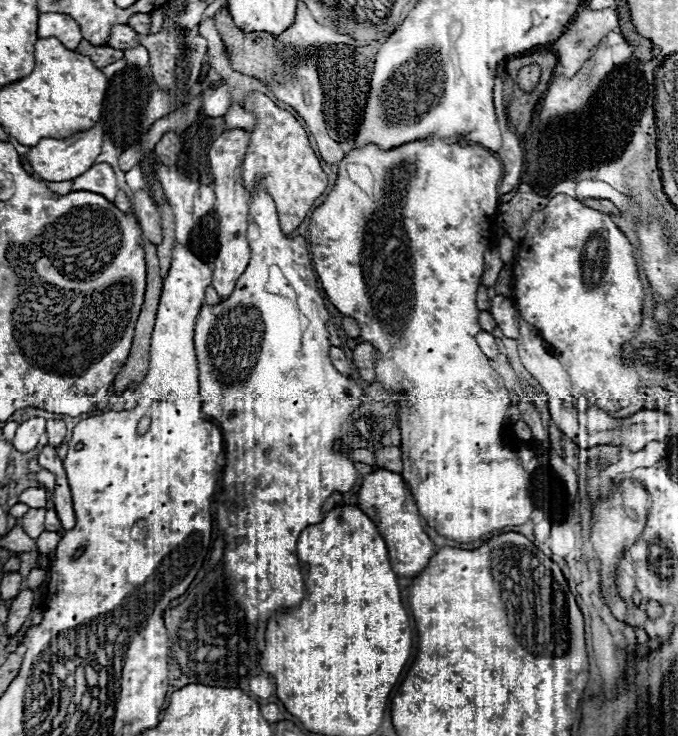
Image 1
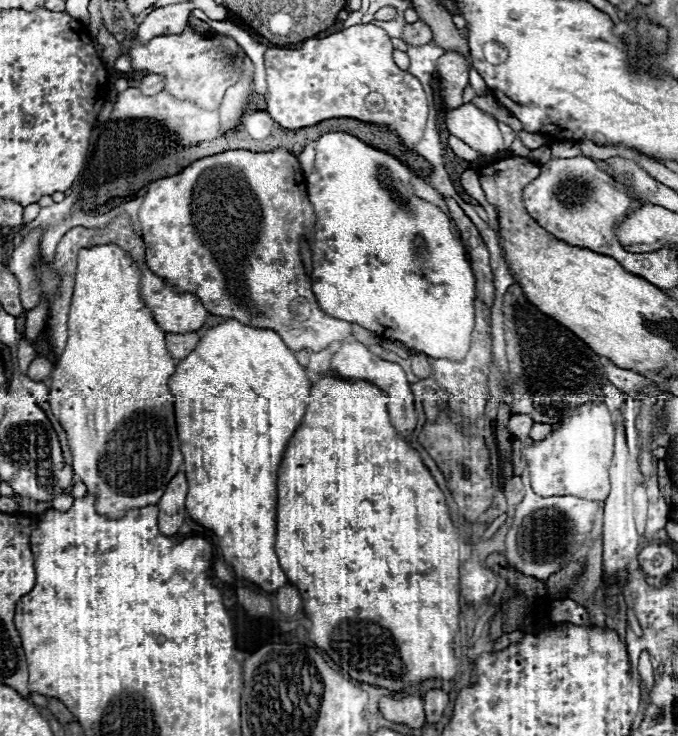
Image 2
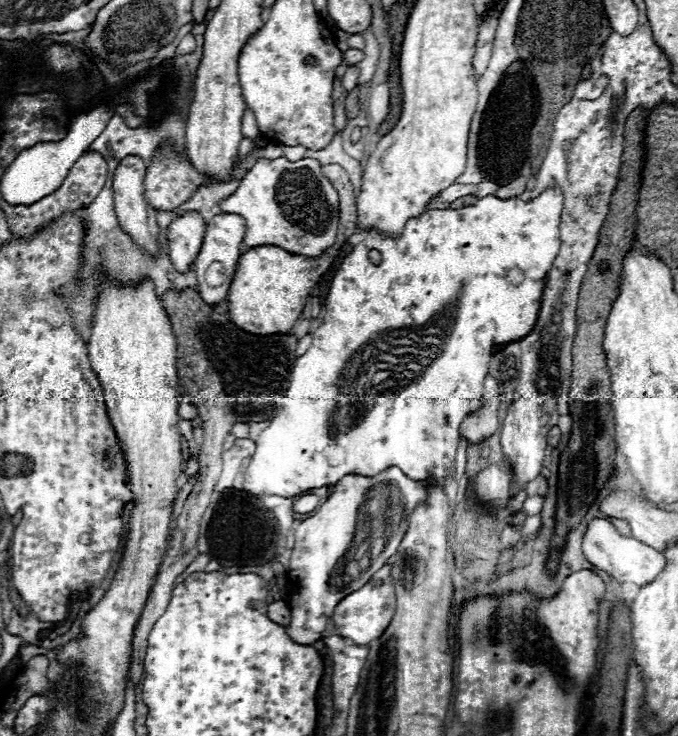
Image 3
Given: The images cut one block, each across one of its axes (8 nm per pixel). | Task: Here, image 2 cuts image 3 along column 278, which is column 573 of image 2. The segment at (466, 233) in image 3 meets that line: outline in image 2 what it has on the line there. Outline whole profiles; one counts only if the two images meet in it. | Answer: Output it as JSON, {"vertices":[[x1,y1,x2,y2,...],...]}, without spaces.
{"vertices":[[584,392,578,398,576,410,564,418,558,428,554,428,544,440,536,440,530,446,522,450,528,468,530,468,530,482,538,496,578,496,584,500,606,500,610,492,610,480,608,480,608,468,614,452,614,422,610,418,608,406,604,404,602,396,596,392]]}

